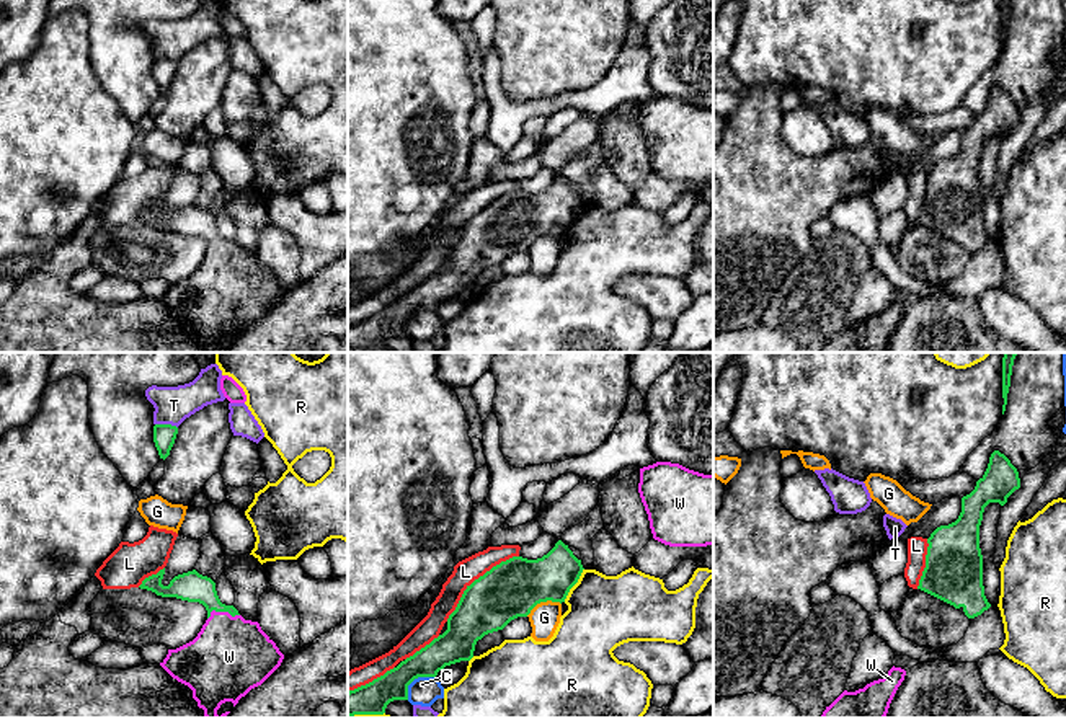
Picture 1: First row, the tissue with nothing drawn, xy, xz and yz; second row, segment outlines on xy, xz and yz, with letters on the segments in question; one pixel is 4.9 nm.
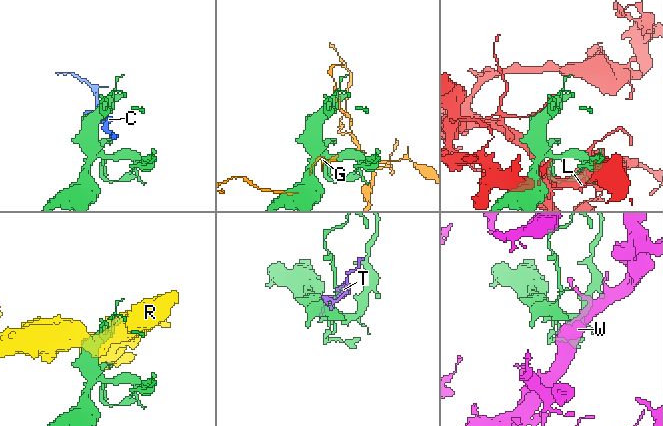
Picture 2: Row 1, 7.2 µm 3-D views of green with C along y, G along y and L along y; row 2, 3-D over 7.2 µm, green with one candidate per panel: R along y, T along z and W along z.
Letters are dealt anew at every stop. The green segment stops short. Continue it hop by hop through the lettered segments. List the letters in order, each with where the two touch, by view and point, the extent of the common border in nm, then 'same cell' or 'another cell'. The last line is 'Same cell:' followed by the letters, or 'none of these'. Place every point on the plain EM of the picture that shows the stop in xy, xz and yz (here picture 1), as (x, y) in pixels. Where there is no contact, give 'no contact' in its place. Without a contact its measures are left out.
C: meets green in xz at (415, 312); contact 180 nm long; another cell
G: meets green in xz at (542, 235); contact 190 nm long; another cell
L: meets green in xz at (475, 214); contact 480 nm long; another cell
R: meets green in xz at (575, 217); contact 190 nm long; another cell
T: meets green in xy at (167, 59); contact 110 nm long; another cell
W: meets green in xy at (221, 245); contact 160 nm long; same cell
Same cell: W

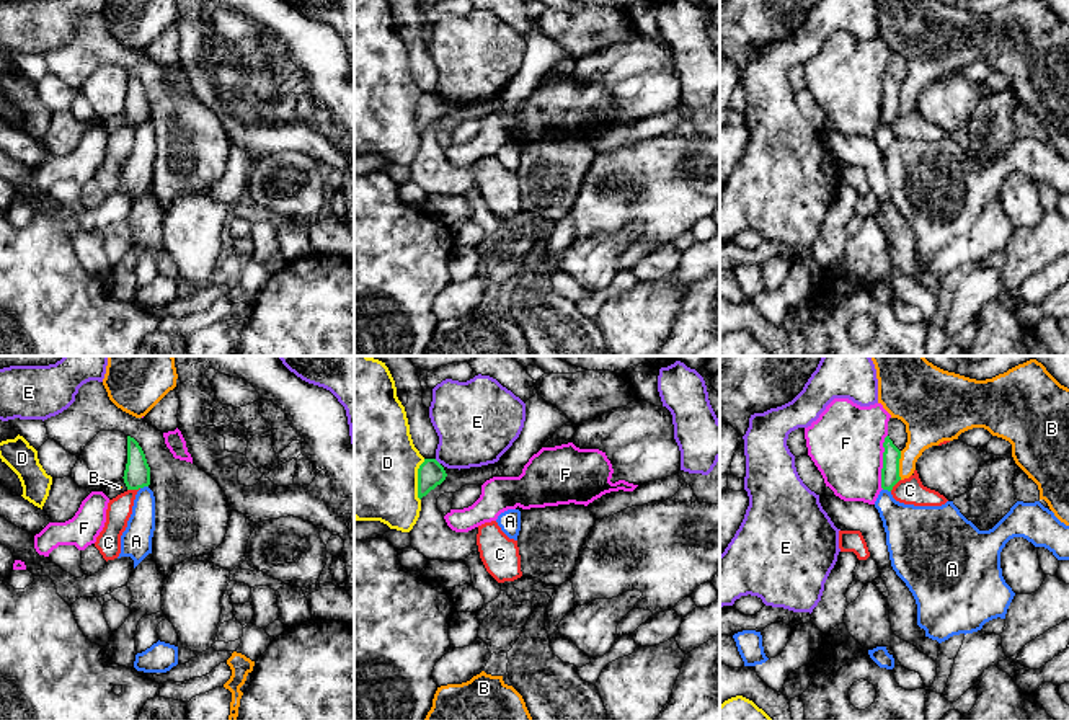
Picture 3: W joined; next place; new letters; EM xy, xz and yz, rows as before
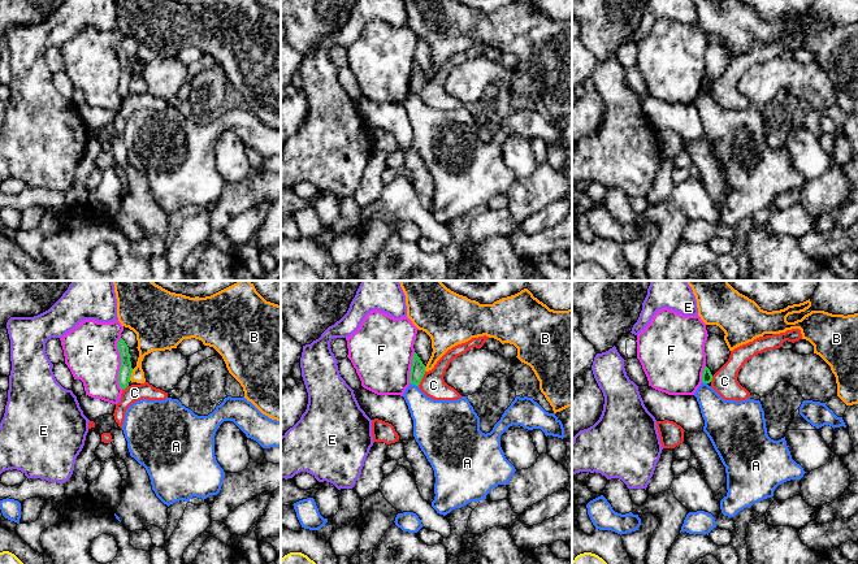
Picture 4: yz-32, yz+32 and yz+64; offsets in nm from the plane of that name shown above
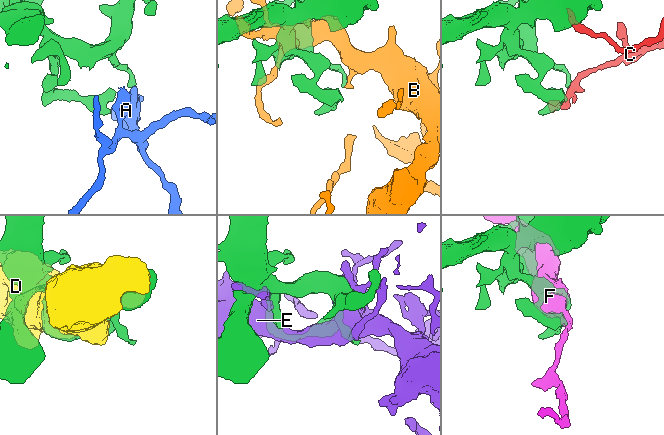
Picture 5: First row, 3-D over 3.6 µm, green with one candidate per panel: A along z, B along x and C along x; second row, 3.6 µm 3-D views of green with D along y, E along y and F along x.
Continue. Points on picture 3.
A: meets green in xy at (144, 120); contact 40 nm long; another cell
B: meets green in yz at (898, 100); contact 140 nm long; another cell
C: meets green in xy at (133, 123); contact 70 nm long; another cell
D: meets green in xz at (418, 115); contact 200 nm long; another cell
E: meets green in xz at (438, 97); contact 40 nm long; another cell
F: meets green in yz at (883, 97); contact 280 nm long; another cell
Same cell: none of these

